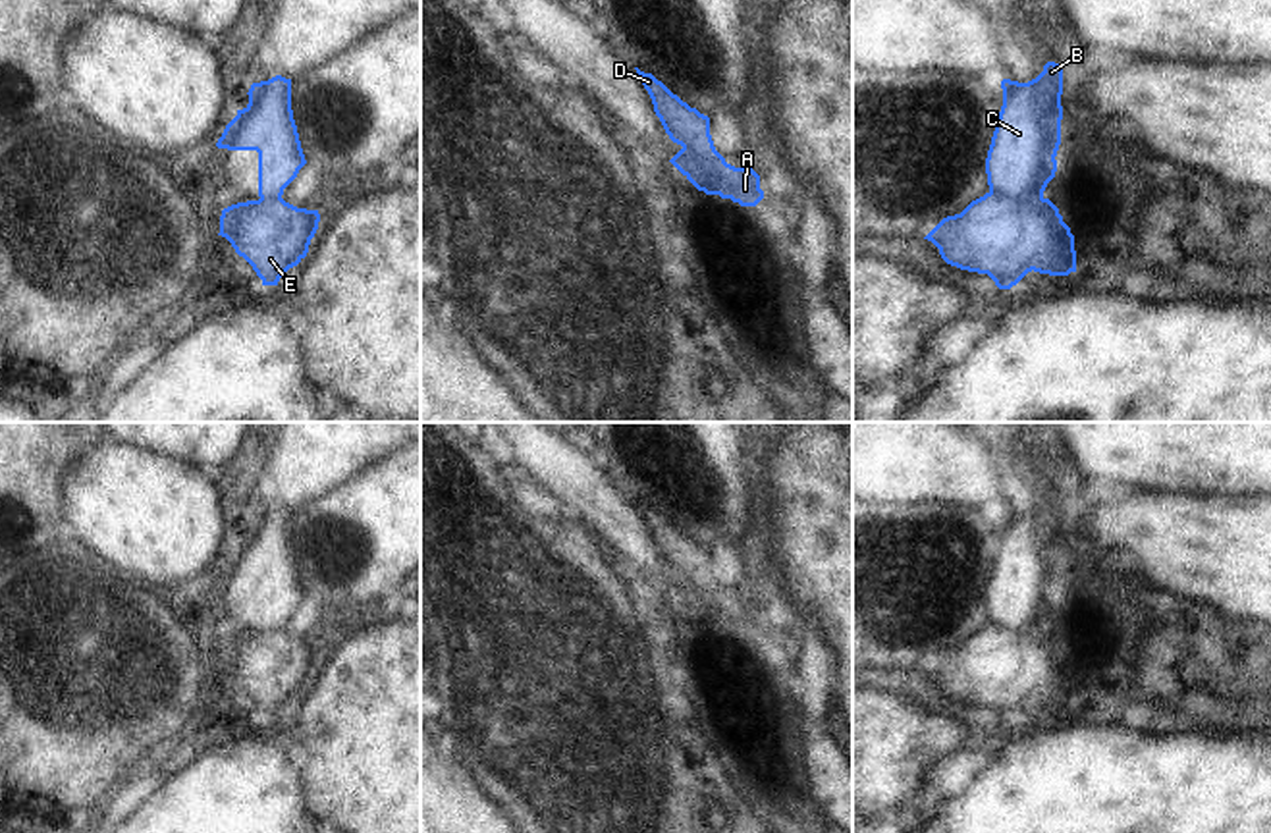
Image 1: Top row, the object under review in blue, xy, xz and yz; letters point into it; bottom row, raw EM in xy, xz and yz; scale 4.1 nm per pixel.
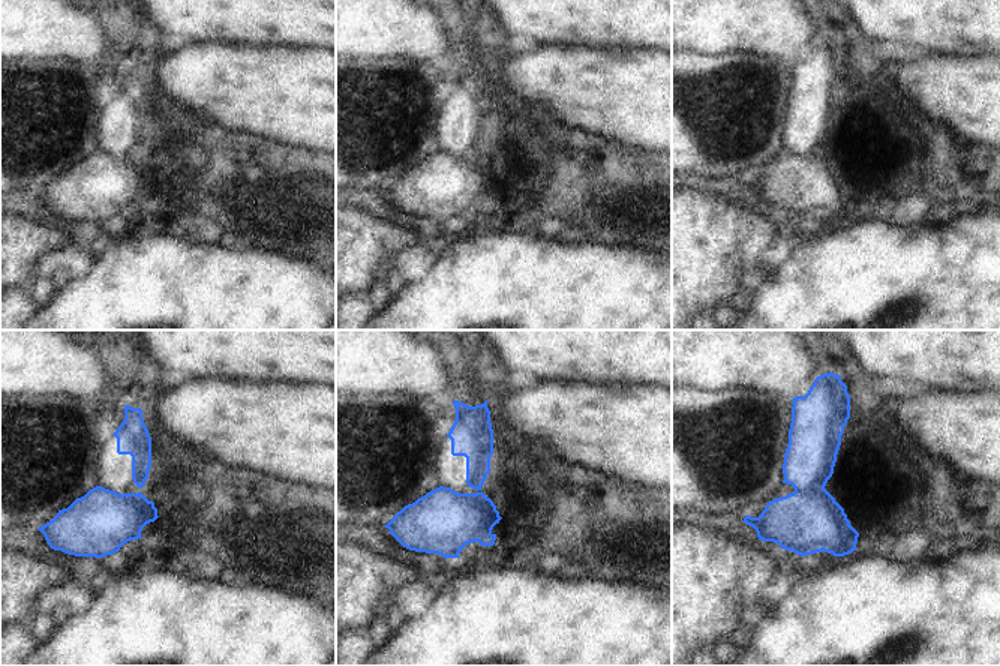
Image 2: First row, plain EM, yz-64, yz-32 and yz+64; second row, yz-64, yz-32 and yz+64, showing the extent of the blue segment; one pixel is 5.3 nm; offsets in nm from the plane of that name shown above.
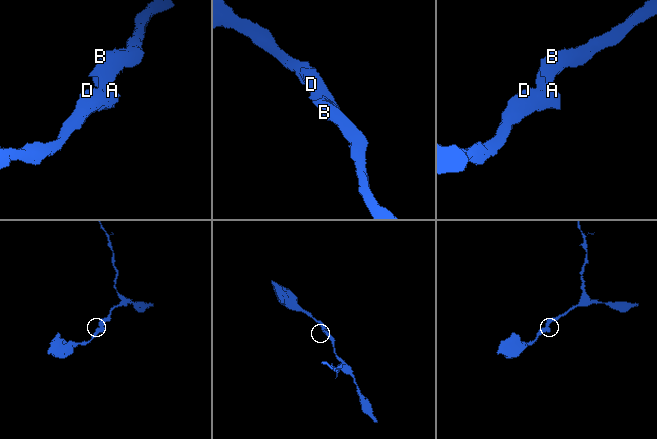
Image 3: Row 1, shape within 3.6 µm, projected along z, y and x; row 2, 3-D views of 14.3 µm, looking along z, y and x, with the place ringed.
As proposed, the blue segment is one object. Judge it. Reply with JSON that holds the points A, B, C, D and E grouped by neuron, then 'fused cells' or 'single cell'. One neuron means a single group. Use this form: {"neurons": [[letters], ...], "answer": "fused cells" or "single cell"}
{"neurons": [["A", "D", "E"], ["B", "C"]], "answer": "fused cells"}

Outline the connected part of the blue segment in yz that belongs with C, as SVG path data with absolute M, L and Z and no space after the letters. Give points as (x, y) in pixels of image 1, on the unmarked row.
M1047 494L1036 511L1028 515L1003 511L1001 521L1003 538L986 590L989 623L1013 632L1040 631L1057 604L1055 588L1061 577L1063 551L1063 497Z

